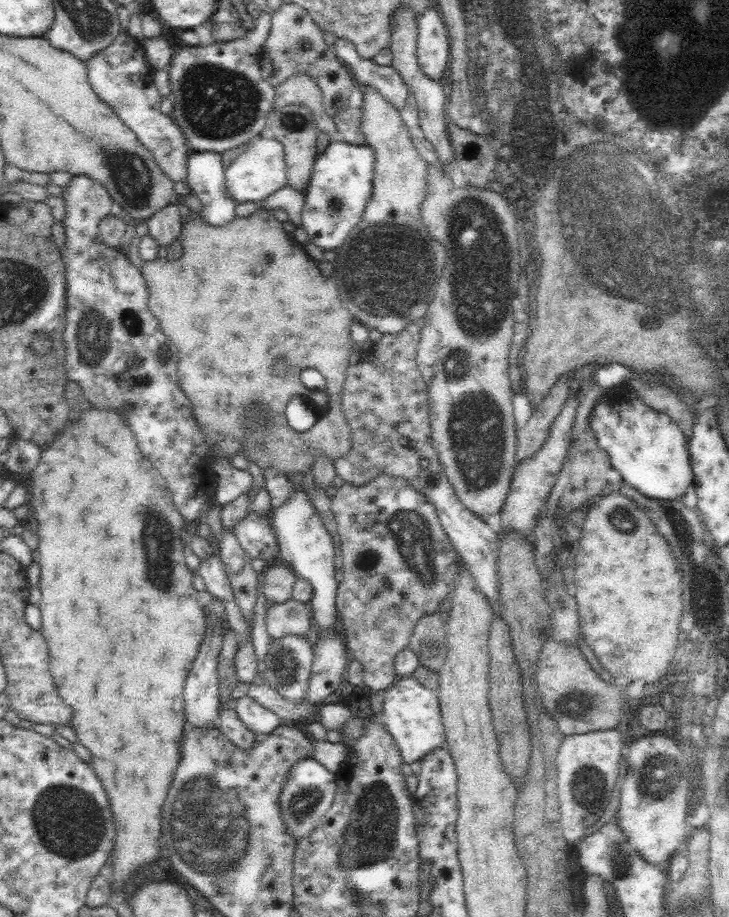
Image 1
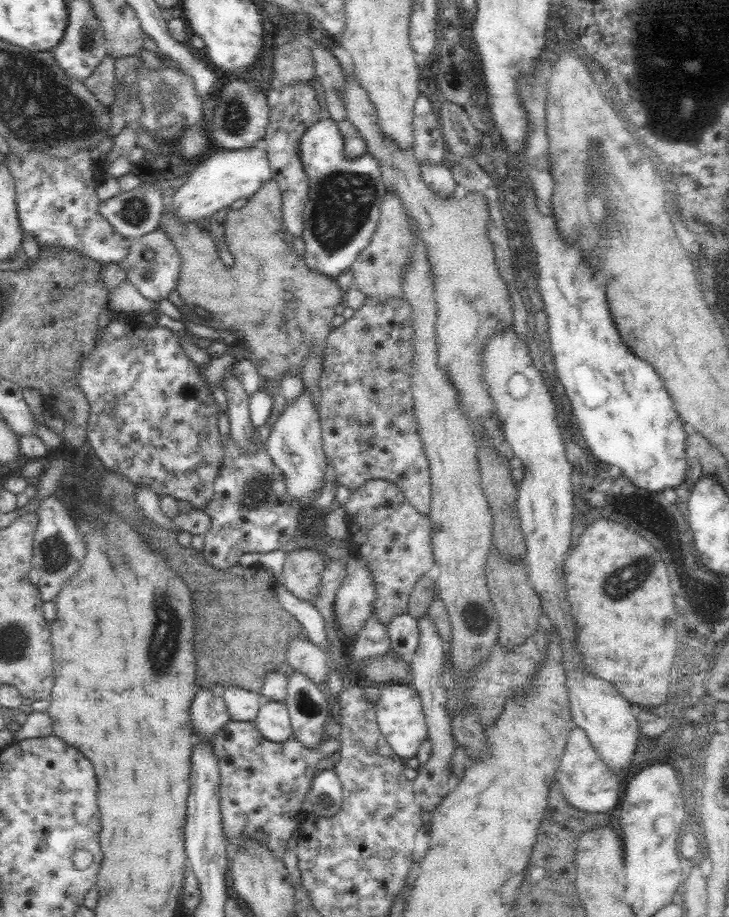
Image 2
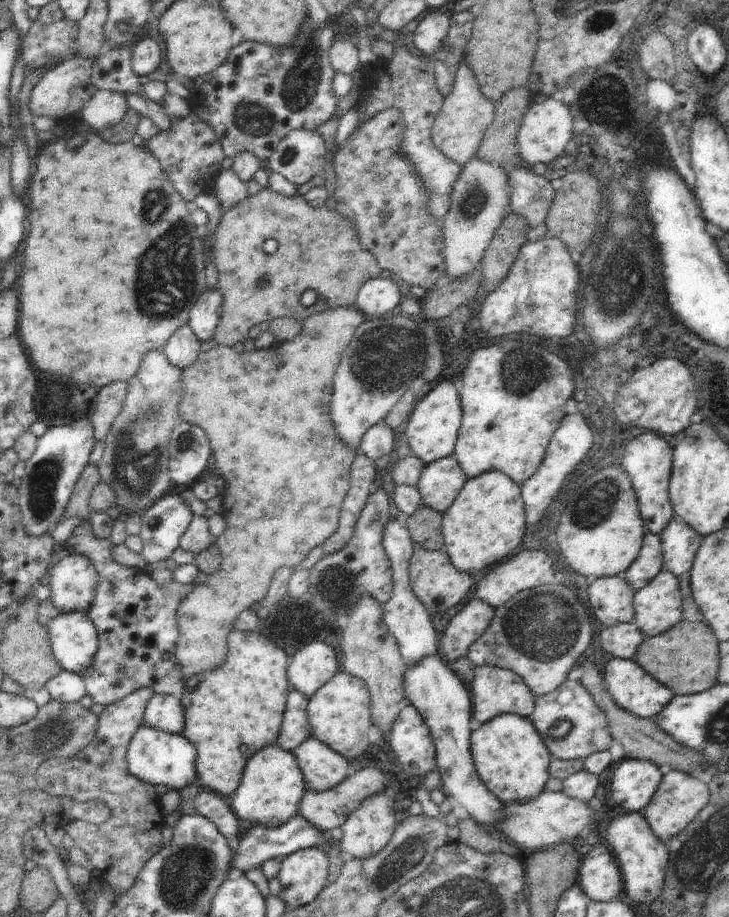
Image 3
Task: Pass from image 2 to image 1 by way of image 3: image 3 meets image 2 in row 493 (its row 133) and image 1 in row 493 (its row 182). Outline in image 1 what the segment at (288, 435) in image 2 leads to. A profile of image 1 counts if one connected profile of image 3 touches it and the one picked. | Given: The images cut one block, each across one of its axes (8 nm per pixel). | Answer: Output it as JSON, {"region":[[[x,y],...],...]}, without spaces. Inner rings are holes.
{"region":[[[294,487],[289,500],[277,509],[272,509],[269,521],[275,532],[279,546],[280,556],[284,562],[298,576],[310,581],[313,597],[310,602],[314,609],[313,618],[319,626],[318,632],[333,630],[339,624],[336,597],[339,582],[336,581],[334,573],[335,548],[328,529],[324,526],[322,519],[318,516],[312,501],[305,490]]]}

